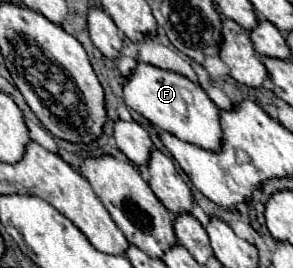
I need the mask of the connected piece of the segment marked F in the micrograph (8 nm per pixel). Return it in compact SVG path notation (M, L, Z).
M138 63L138 67L126 79L124 103L146 117L152 125L158 125L182 141L198 145L206 151L220 151L222 147L224 137L220 127L220 109L210 101L202 87L194 85L190 79L178 73Z

